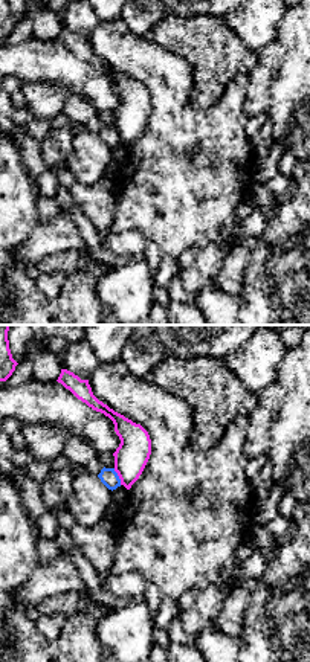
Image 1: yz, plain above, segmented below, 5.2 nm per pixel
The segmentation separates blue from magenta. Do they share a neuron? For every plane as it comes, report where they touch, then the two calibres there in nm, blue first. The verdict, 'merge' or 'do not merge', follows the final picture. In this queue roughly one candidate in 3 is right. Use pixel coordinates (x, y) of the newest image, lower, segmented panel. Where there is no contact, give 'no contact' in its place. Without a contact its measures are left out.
(118, 476) | 90/180 nm

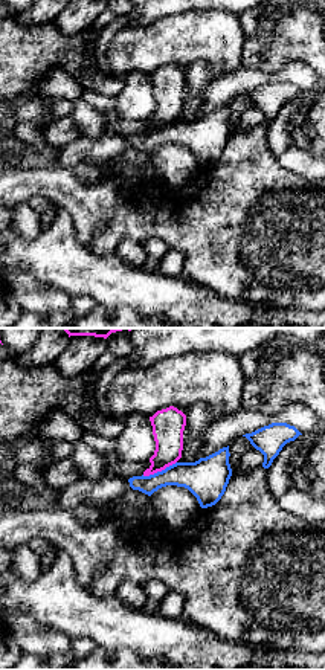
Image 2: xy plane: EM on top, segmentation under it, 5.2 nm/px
(159, 472) | 200/170 nm

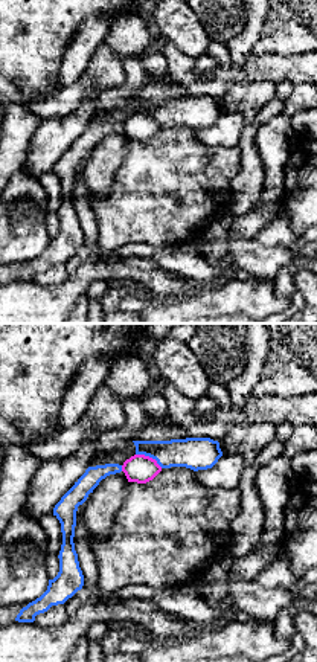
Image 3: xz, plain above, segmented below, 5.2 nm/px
(150, 456) | 180/150 nm

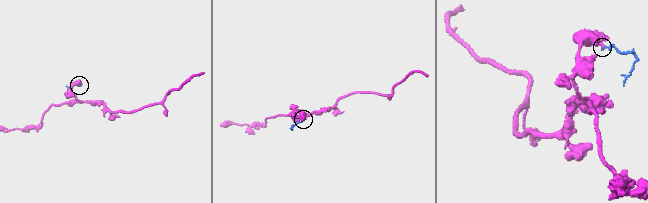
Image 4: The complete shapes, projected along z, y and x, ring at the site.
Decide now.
do not merge

